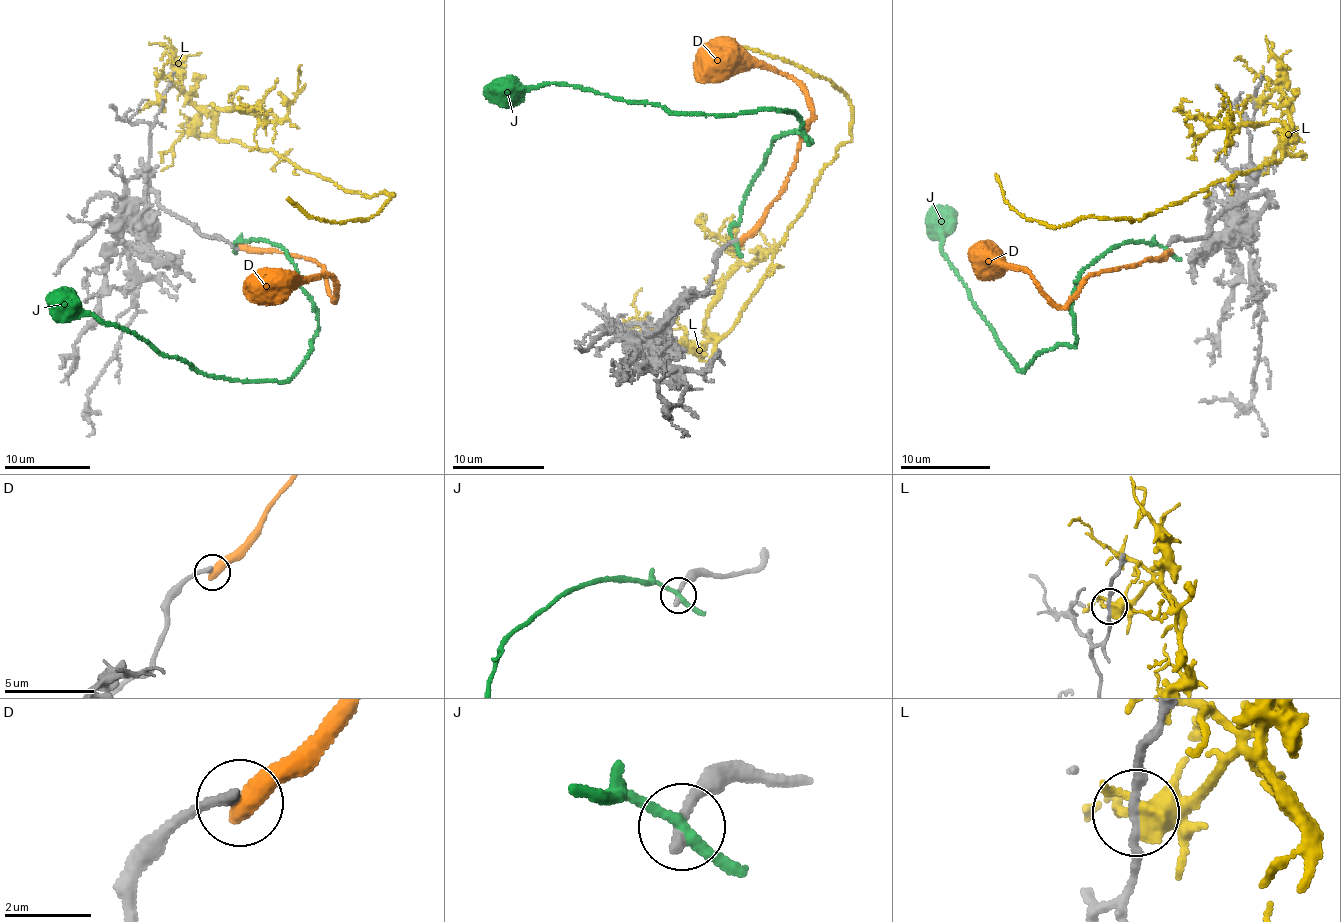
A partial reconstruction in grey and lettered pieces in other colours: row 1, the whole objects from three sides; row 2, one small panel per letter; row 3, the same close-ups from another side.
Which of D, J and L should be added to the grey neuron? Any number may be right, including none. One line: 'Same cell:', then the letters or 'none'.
Same cell: none

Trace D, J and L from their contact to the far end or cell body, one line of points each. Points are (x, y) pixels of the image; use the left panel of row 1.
D: (239, 247), (312, 259), (322, 267), (333, 301), (337, 289), (325, 275), (299, 281), (285, 290), (251, 291)
J: (235, 245), (275, 244), (312, 303), (317, 333), (286, 380), (197, 373), (46, 297)
L: (161, 101), (171, 84), (218, 140), (393, 196), (373, 217), (332, 223), (286, 199)

